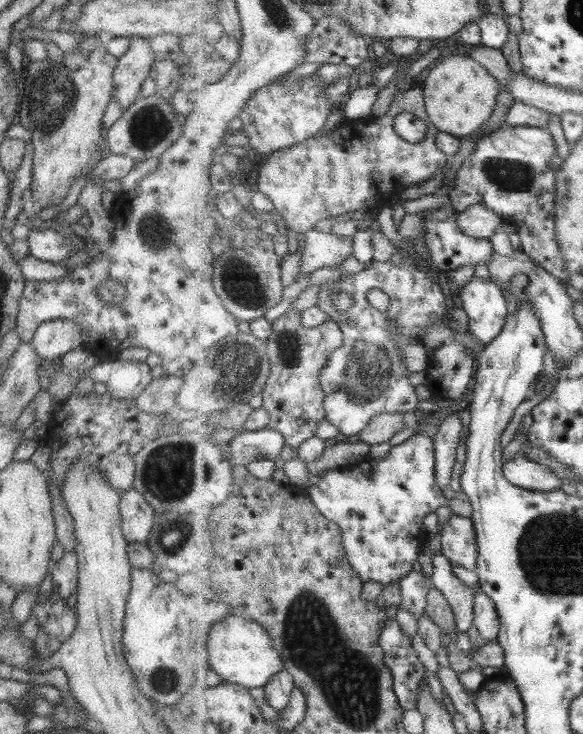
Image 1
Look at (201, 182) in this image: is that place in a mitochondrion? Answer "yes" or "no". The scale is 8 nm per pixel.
no

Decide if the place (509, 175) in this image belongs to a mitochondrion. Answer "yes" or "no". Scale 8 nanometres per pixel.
yes

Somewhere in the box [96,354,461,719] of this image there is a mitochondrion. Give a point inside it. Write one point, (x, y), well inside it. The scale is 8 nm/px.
(169, 472)

